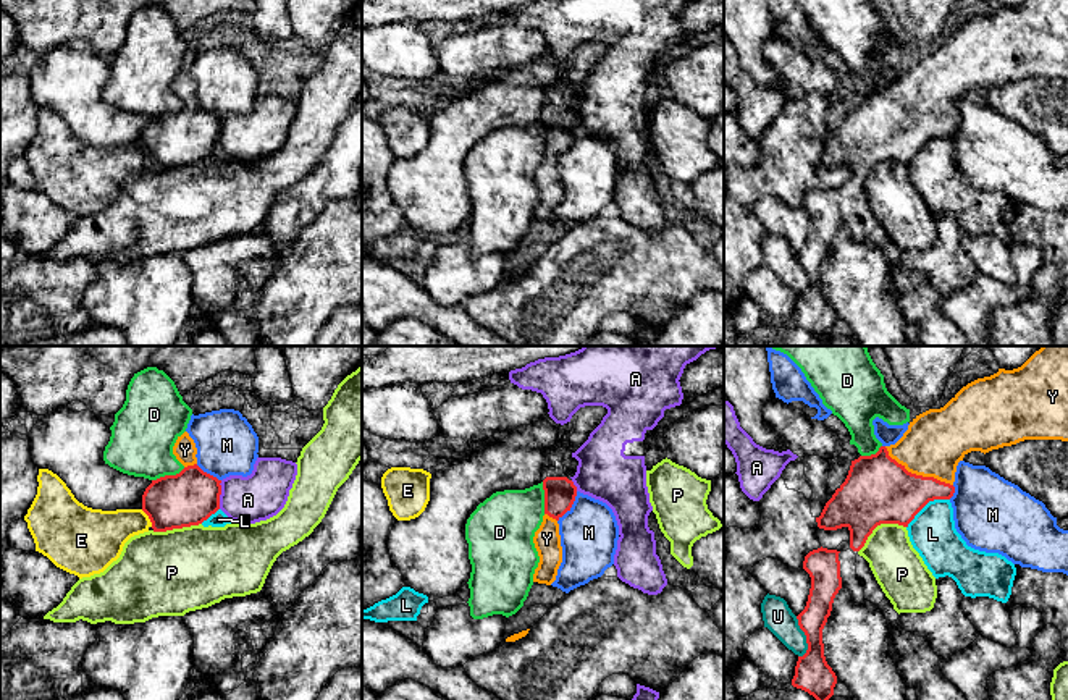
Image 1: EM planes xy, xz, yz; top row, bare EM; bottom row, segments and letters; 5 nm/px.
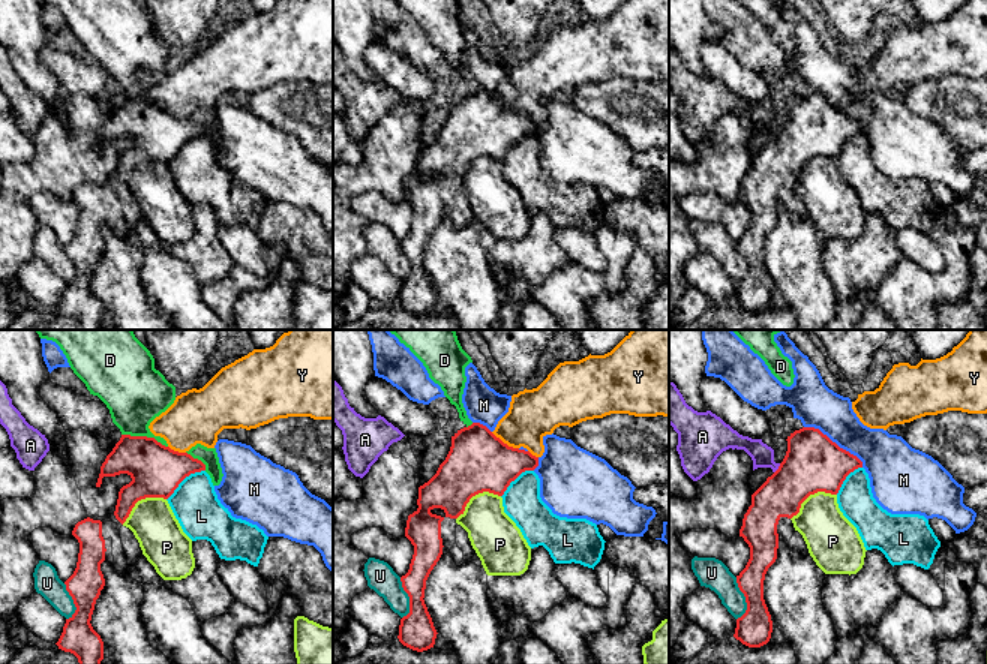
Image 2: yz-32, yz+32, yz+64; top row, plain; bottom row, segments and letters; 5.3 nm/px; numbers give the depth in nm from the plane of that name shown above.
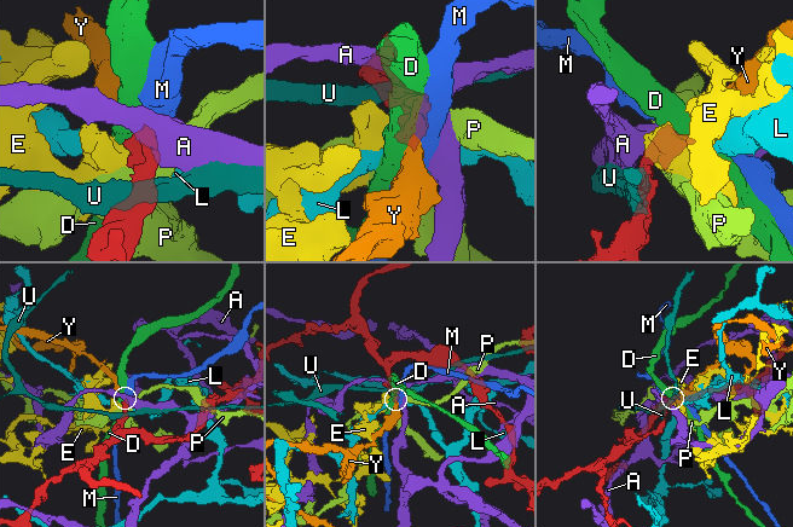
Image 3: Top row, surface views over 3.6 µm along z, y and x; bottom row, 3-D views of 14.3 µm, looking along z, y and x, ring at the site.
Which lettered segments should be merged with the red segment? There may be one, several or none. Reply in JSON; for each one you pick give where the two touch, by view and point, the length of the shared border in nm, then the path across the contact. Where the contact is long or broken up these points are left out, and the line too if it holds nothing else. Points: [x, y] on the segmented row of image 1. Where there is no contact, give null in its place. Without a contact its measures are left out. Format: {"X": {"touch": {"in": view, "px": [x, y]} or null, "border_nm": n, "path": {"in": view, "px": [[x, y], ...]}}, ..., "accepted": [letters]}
{"Y": {"touch": {"in": "yz", "px": [915, 474]}, "border_nm": 400, "path": {"in": "yz", "px": [[878, 490], [915, 474], [934, 443]]}}, "accepted": ["Y"]}

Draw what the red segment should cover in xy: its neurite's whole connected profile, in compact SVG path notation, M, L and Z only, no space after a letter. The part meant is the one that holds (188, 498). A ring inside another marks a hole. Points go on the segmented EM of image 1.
M187 432L178 436L173 454L184 469L152 480L142 495L153 532L199 525L220 509L221 480L197 466L197 448Z

